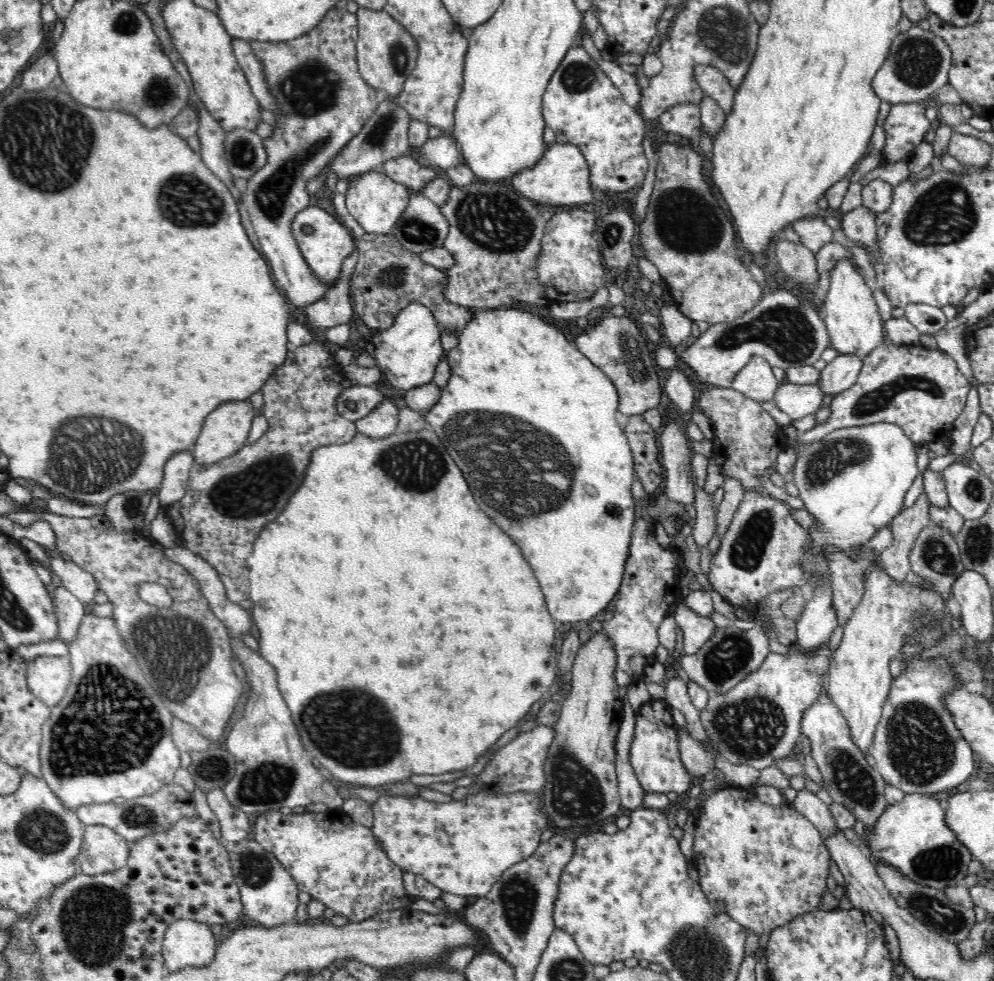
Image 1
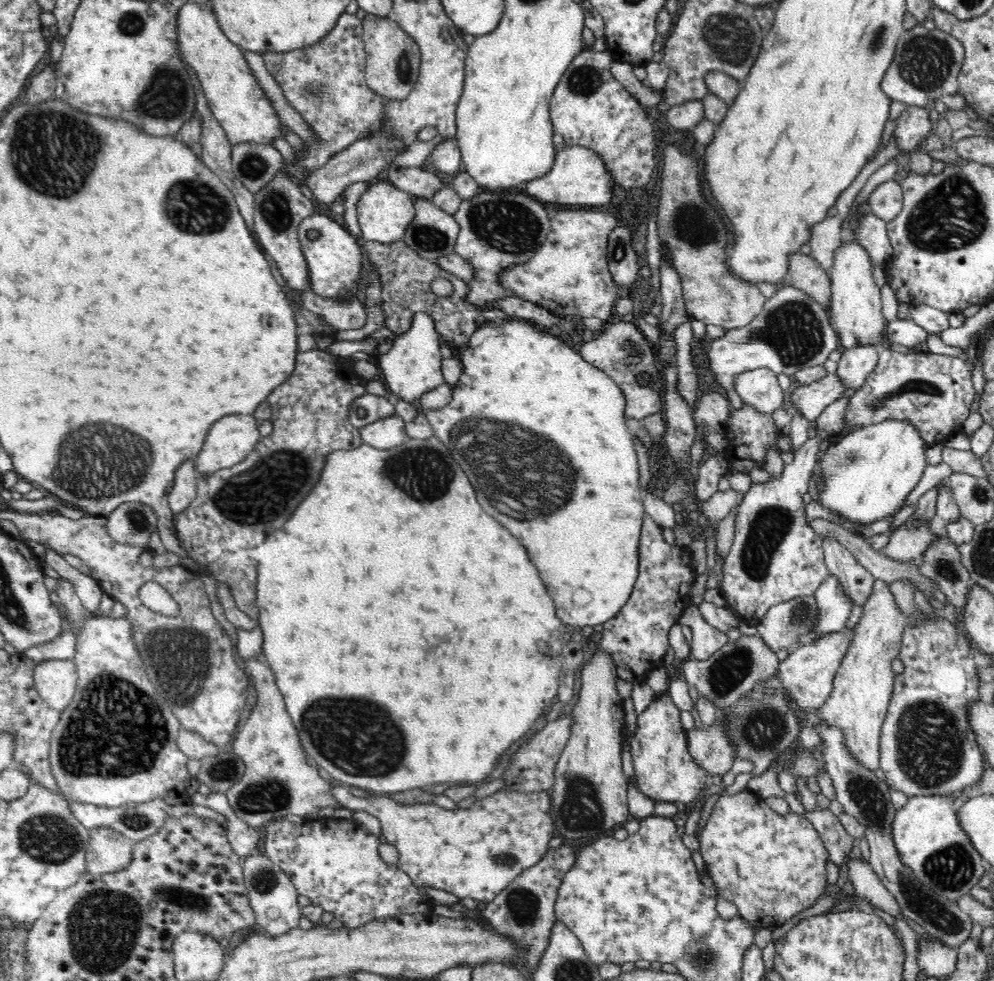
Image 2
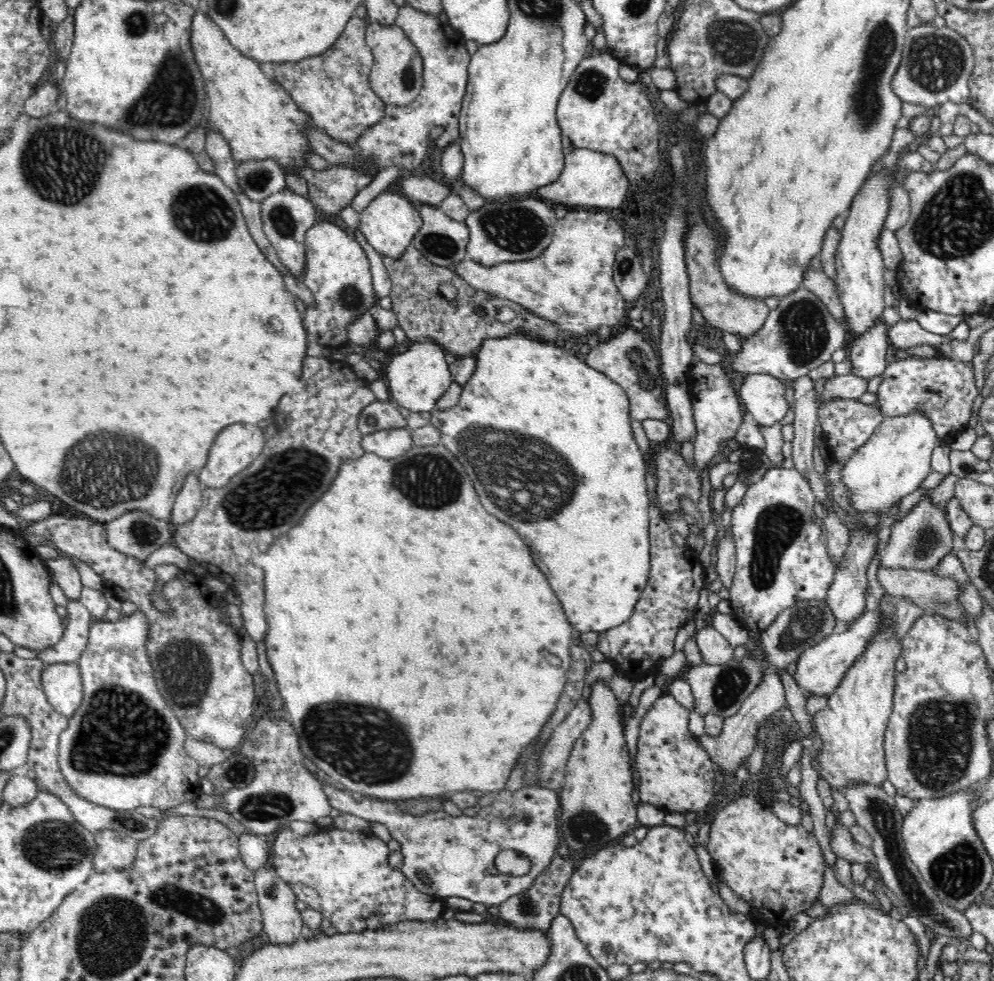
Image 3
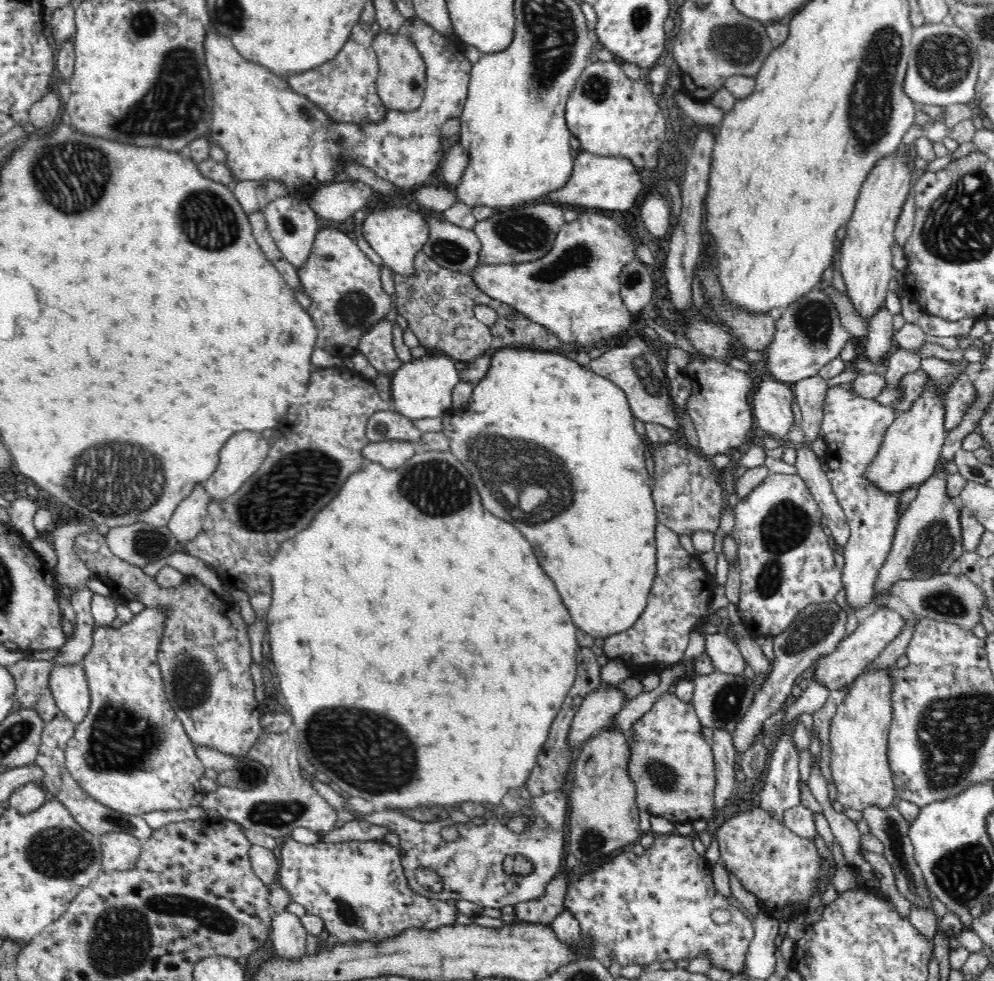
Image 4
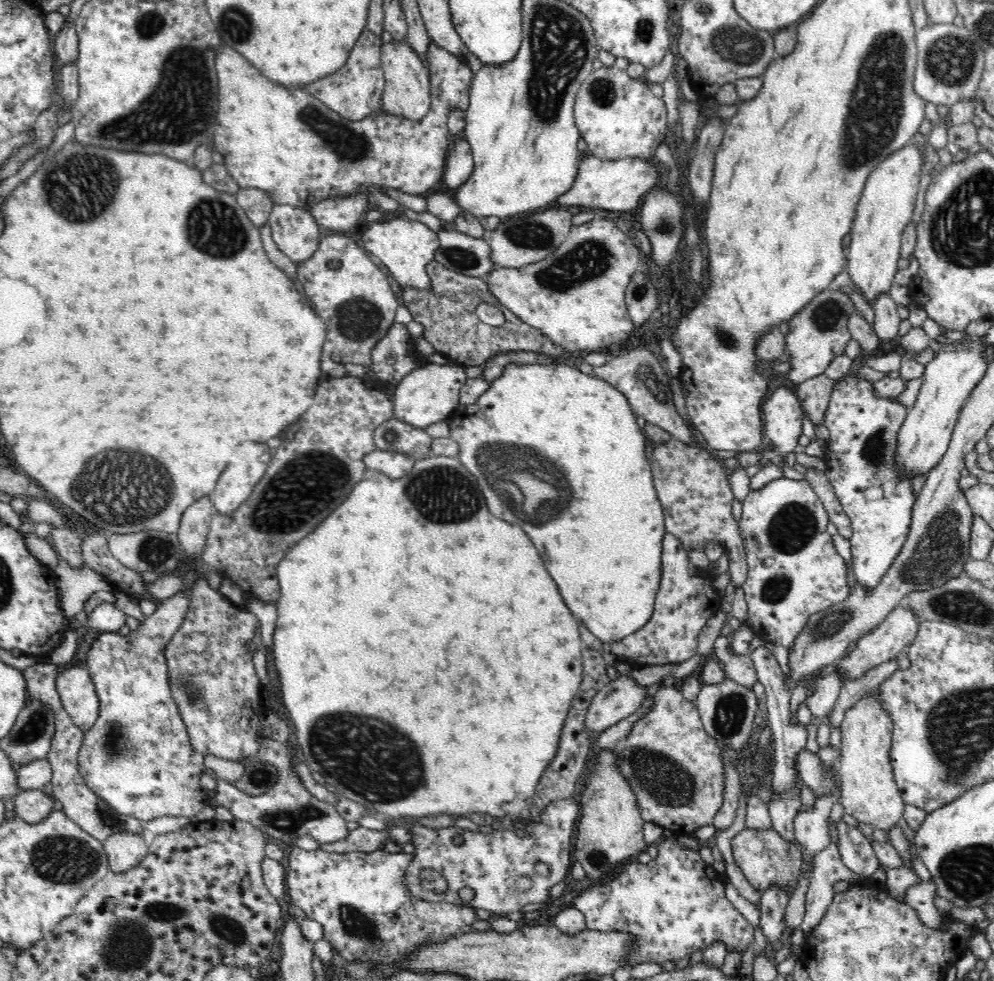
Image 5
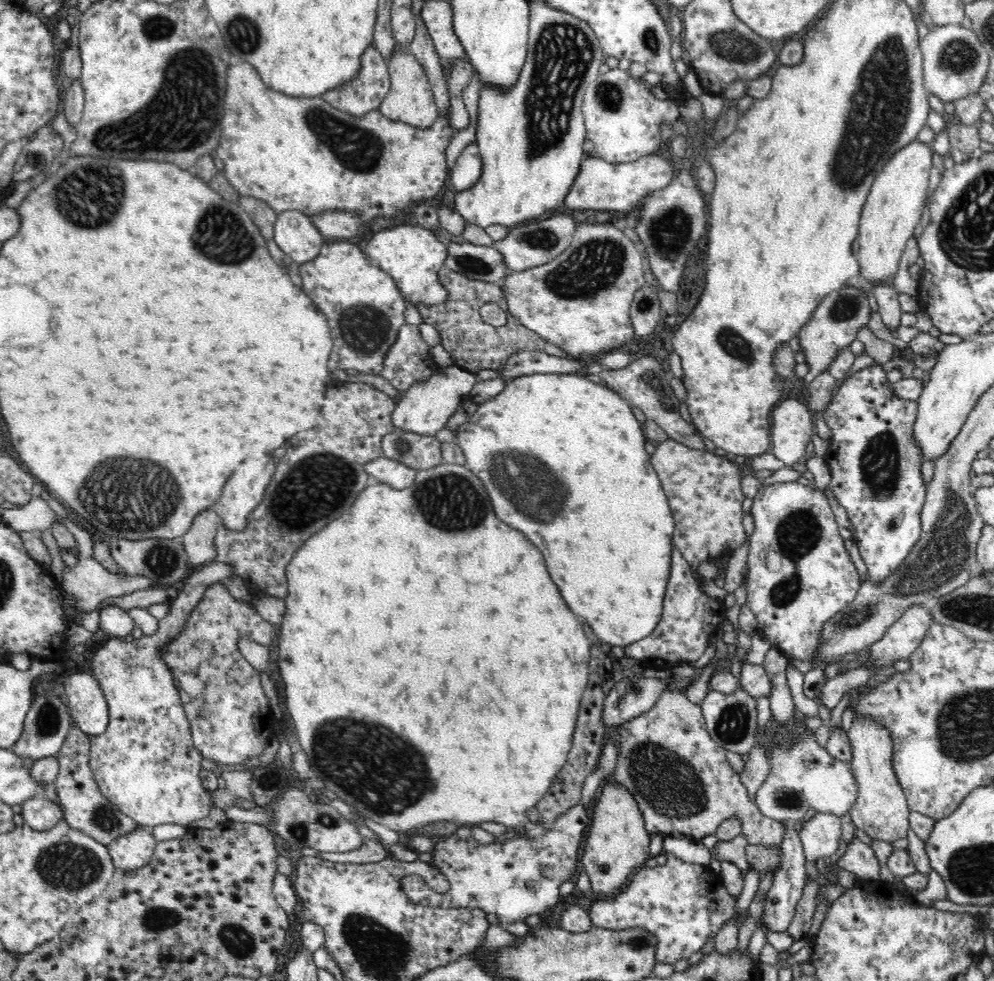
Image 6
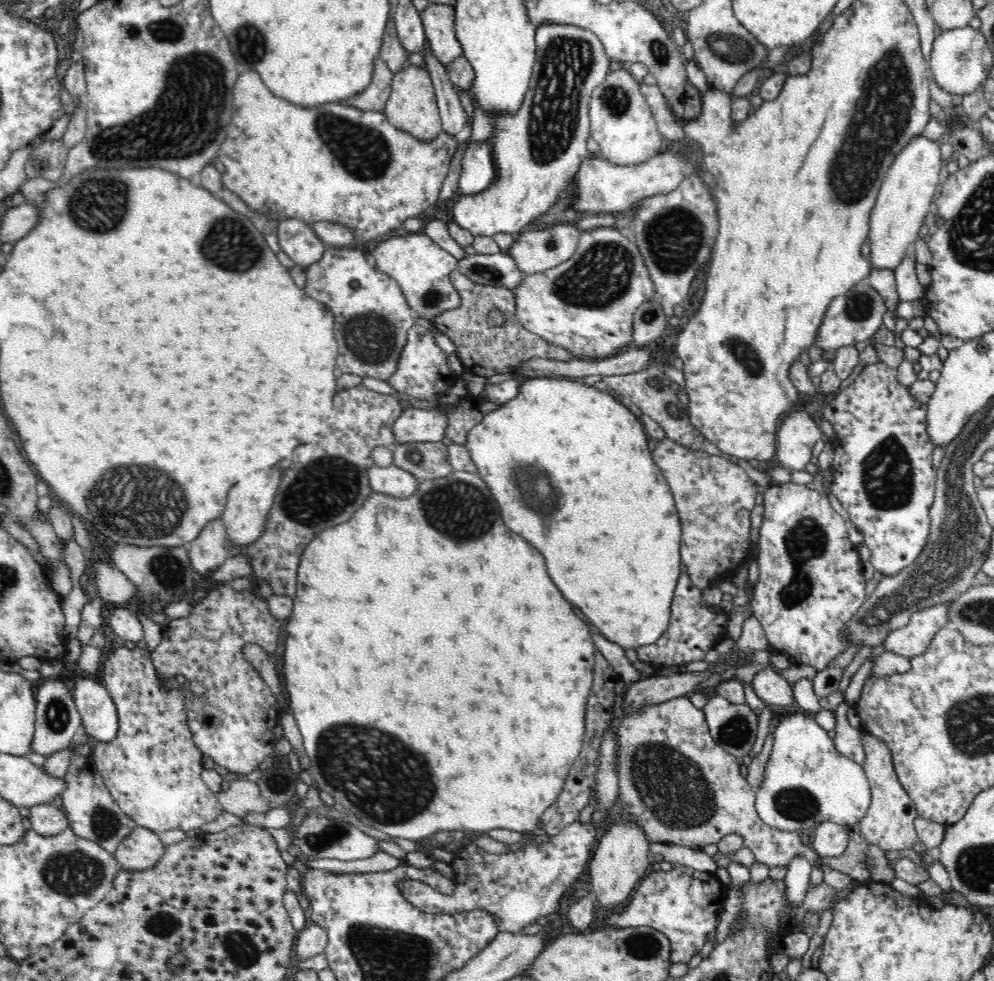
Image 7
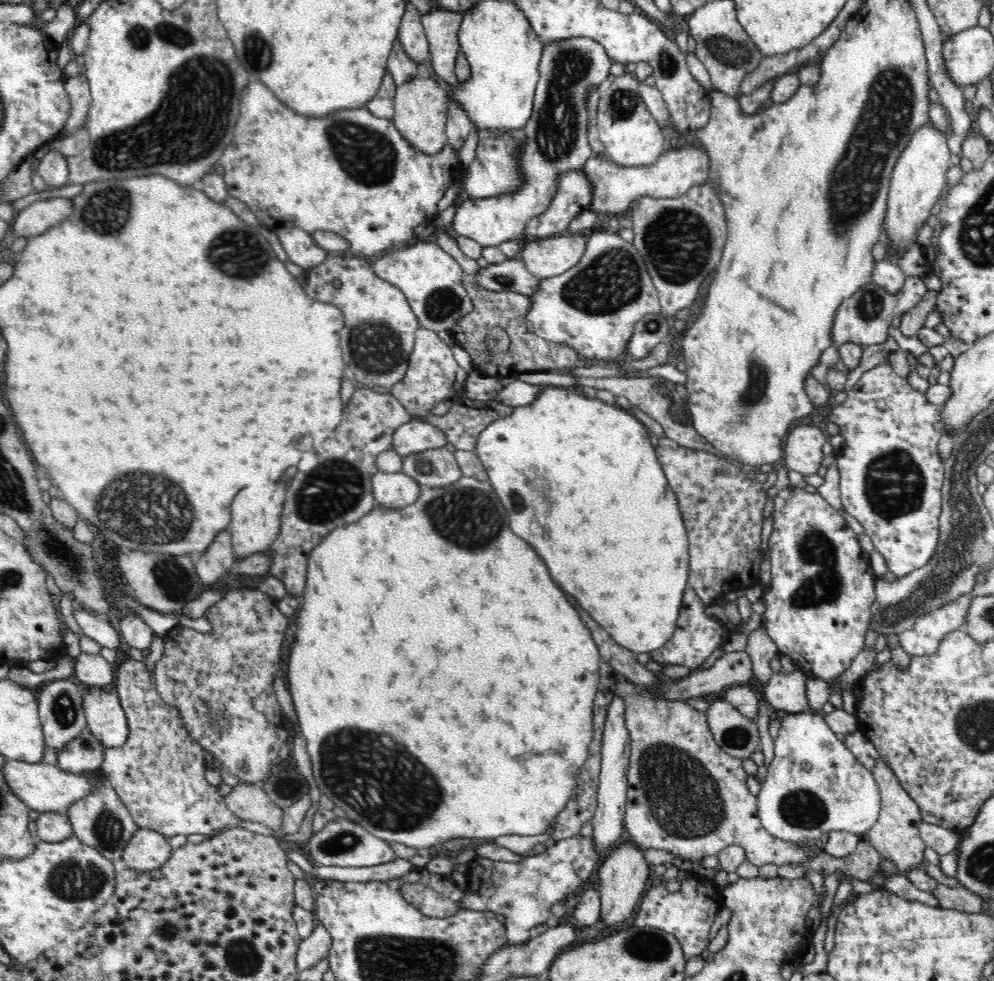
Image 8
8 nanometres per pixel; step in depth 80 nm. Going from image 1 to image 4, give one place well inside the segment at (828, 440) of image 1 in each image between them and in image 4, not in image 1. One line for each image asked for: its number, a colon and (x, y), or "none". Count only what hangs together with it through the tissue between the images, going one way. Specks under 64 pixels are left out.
2: (868, 473)
3: (896, 459)
4: (910, 452)

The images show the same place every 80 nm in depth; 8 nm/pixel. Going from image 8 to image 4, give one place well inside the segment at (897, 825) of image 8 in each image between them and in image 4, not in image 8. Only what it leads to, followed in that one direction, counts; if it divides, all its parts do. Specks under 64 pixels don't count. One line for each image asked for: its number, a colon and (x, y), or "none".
4: (858, 733)
5: (868, 791)
6: (881, 809)
7: (889, 823)

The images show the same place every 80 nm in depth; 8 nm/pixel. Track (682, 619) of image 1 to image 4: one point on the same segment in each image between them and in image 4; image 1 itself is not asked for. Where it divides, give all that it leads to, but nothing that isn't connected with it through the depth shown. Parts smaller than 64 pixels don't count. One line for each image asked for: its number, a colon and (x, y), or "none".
2: (705, 639)
3: (715, 649)
4: (726, 657)

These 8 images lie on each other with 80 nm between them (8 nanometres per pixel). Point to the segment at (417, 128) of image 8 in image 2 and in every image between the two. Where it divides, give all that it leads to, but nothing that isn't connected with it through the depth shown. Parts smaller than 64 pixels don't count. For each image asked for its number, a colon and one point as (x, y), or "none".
2: (393, 58)
3: (396, 77)
4: (401, 80)
5: (406, 93)
6: (410, 99)
7: (411, 107)

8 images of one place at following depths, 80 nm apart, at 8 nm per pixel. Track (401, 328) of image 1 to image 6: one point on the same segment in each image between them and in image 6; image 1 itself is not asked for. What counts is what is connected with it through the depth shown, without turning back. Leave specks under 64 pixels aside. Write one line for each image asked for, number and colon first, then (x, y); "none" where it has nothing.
2: (413, 366)
3: (417, 378)
4: (422, 388)
5: (430, 394)
6: (426, 407)

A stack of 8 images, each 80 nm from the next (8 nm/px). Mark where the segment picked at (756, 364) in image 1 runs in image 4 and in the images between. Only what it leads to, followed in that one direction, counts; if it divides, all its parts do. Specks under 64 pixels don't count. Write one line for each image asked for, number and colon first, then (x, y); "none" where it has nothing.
2: (759, 388)
3: (764, 396)
4: (772, 401)

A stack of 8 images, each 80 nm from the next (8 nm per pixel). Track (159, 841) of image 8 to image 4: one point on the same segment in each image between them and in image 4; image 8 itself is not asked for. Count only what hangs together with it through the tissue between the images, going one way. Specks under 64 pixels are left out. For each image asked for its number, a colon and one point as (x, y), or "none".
4: (120, 851)
5: (124, 851)
6: (131, 851)
7: (141, 849)

